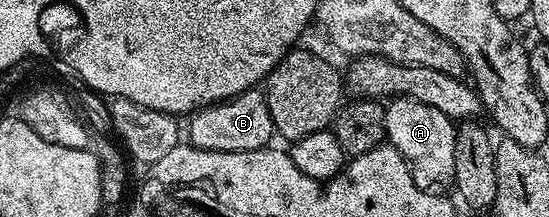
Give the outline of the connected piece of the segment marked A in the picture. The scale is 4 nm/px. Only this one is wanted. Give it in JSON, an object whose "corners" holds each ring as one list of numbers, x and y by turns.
{"corners":[[394,97,385,104,386,109,386,138,389,146,406,158,406,162,413,165,419,172,423,171,430,179,453,180,454,177,454,133,455,120,449,119,440,109,432,105,424,105,416,97]]}

